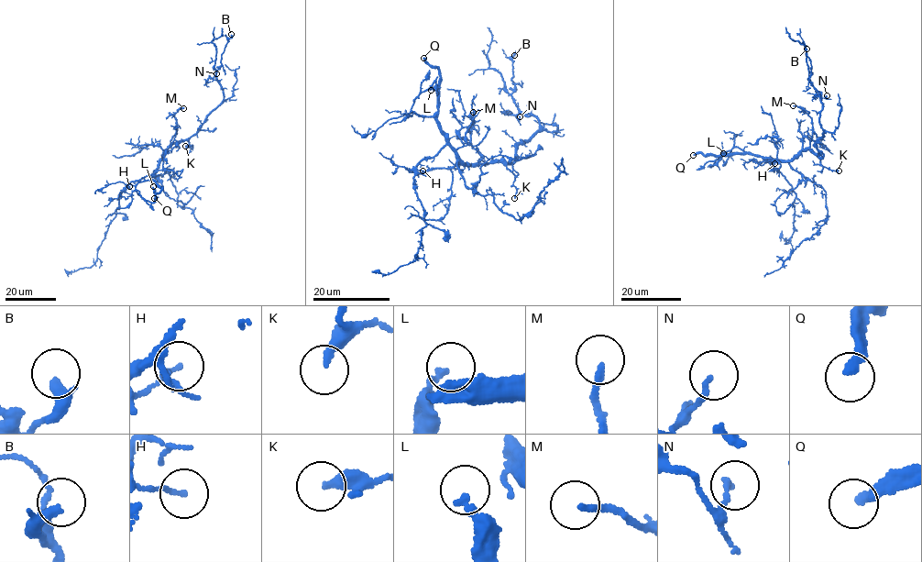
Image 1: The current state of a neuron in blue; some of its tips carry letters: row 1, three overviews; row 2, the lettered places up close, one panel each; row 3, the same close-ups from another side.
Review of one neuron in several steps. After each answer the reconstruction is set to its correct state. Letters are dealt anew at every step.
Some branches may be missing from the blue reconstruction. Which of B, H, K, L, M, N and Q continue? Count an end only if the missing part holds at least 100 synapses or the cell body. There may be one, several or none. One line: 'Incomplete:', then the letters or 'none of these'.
Incomplete: Q

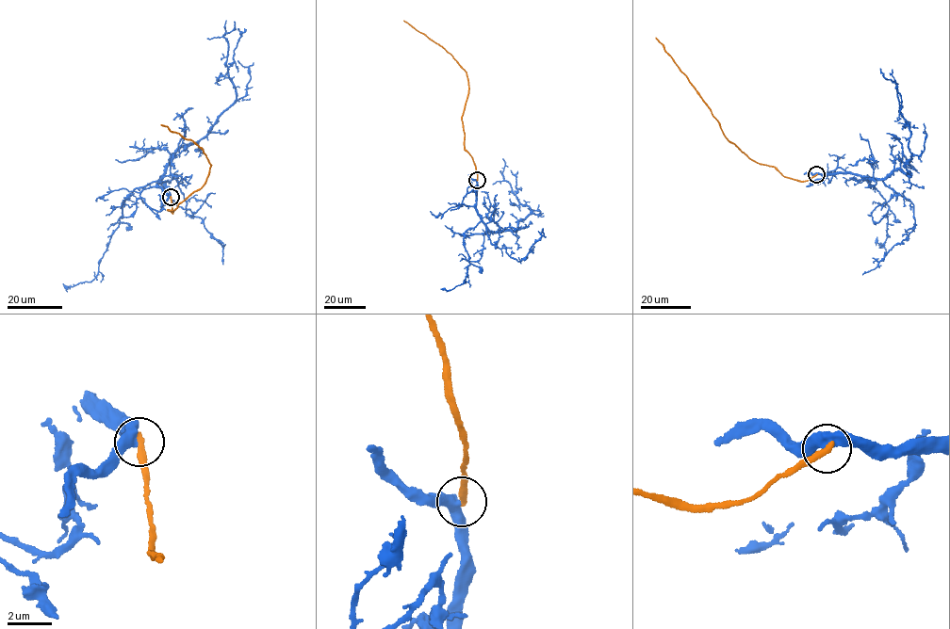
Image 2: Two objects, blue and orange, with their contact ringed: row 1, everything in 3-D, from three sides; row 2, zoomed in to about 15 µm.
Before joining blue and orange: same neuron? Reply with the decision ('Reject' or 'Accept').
Reject

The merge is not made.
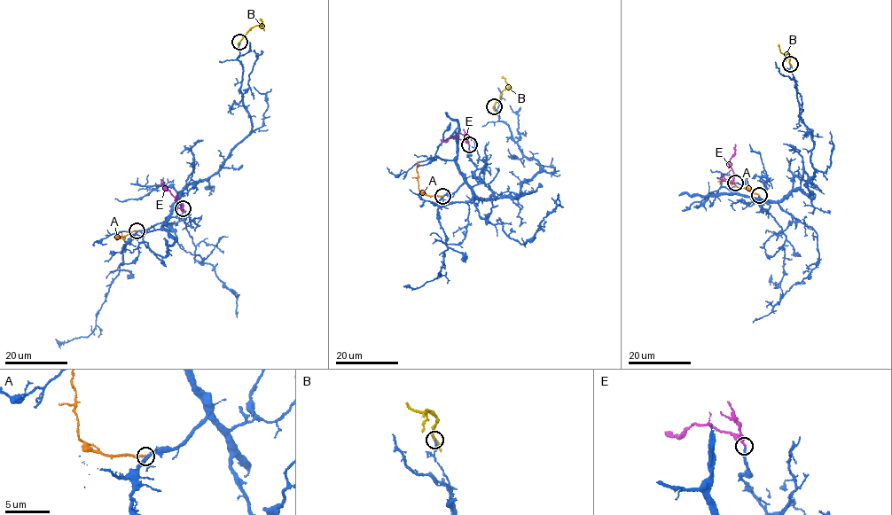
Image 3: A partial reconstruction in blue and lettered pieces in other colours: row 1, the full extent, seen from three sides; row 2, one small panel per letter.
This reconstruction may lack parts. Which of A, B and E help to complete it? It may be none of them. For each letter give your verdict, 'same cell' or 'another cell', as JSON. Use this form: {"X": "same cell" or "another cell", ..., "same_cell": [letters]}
{"A": "another cell", "B": "another cell", "E": "same cell", "same_cell": ["E"]}

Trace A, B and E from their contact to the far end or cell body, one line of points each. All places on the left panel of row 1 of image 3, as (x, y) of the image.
A: (136, 230), (115, 239), (121, 237), (124, 239)
B: (239, 42), (249, 28), (262, 25), (260, 18)
E: (183, 208), (182, 201), (164, 186), (160, 179)

